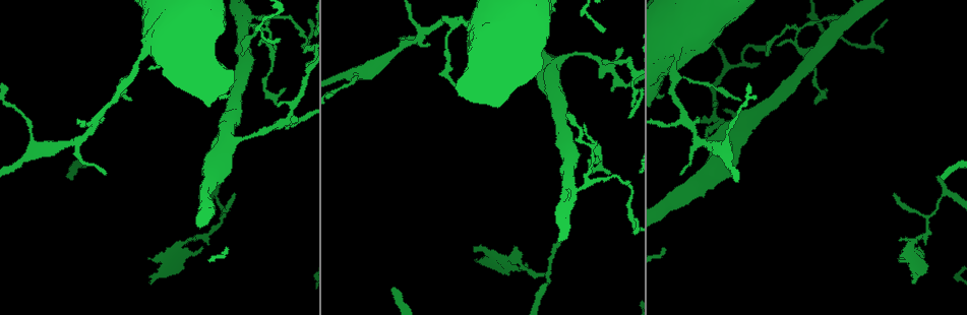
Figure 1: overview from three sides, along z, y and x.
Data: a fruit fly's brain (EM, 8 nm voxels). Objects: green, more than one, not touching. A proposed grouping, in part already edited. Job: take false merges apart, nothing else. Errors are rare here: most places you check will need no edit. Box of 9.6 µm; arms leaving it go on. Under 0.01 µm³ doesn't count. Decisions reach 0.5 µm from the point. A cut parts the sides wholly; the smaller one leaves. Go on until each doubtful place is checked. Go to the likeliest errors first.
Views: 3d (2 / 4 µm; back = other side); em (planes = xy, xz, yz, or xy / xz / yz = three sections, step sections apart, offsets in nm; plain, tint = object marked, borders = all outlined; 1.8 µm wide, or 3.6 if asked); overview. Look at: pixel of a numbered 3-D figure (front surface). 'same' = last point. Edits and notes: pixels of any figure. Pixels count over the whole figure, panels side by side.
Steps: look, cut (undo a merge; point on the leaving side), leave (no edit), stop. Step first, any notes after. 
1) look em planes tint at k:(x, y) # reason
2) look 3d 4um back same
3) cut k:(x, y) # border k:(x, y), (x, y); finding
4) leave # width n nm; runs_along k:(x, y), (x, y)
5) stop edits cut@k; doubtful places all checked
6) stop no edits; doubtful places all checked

look em planes tint at 1:(516, 261) # branch point

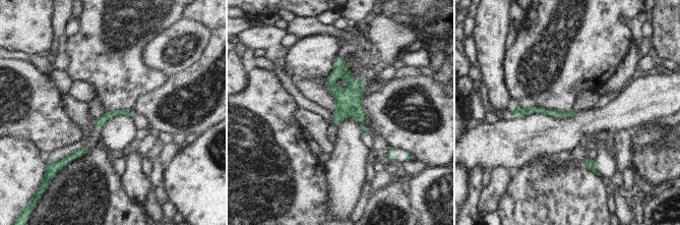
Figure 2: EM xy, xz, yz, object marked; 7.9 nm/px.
leave # runs_along 2:(337, 58), (360, 121); all the same neuron

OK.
look 3d 4um at 1:(594, 145) # three arms meet

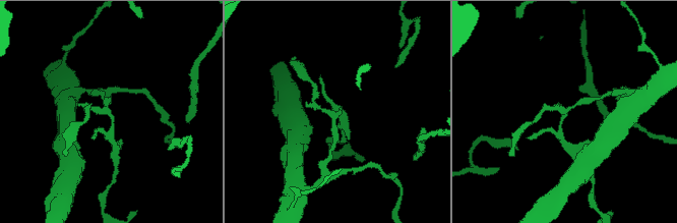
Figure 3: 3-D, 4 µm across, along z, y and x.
look em planes tint at 3:(336, 113) # shape alone is not enough

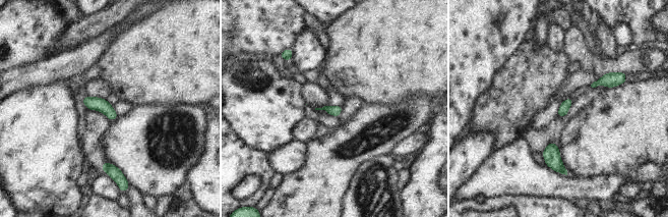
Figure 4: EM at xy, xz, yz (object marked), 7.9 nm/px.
leave # continuous, no second neuron

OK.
look em xy step 16 plain at 1:(611, 66) # three-way junction

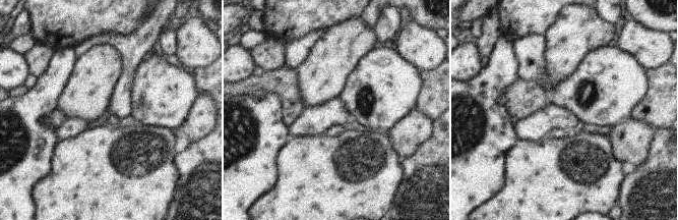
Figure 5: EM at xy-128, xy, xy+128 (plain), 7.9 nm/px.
look em xy step 16 tint same # with the object marked

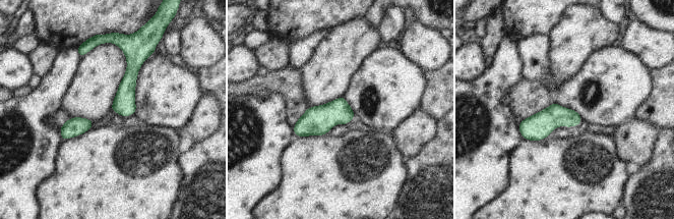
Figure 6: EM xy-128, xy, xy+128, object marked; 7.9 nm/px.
leave # runs_along 6:(133, 56), (123, 113); continuous, no second neuron

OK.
look 3d 4um at 1:(131, 76)

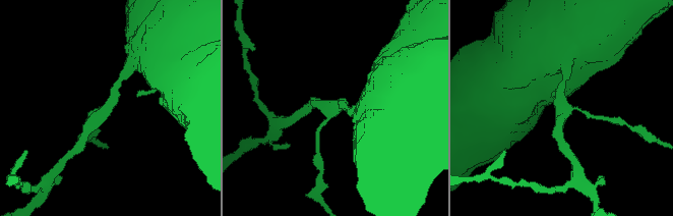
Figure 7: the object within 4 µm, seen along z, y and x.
look em xy step 8 tint at 7:(111, 104) # arms 3

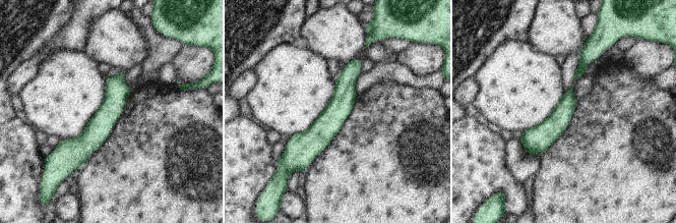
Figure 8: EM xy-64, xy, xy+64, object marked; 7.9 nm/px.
look em planes tint same

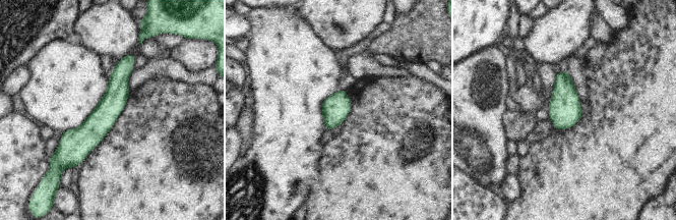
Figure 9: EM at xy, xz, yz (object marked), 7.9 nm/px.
leave # runs_along 9:(132, 56), (111, 106), (64, 148); one neuron here

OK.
look 3d 2um at 1:(490, 259) # closes a loop

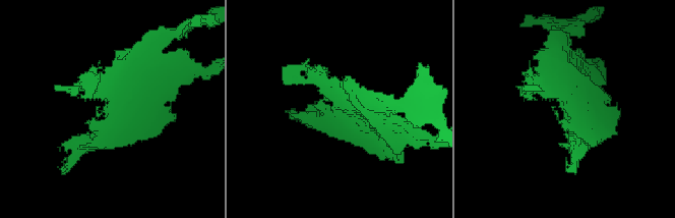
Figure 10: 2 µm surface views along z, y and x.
look em xy step 16 tint at 10:(338, 114) # shape alone is not enough

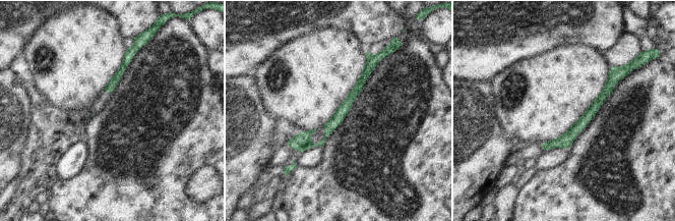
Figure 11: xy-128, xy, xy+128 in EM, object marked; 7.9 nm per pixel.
look em yz step 8 tint same

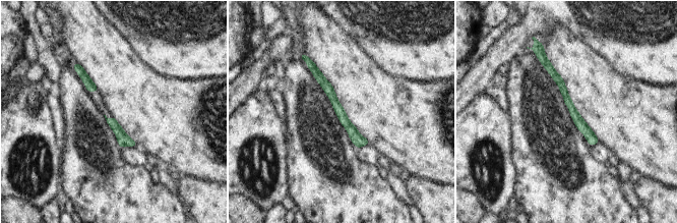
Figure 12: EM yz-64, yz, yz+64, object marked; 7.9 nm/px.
leave # width 80 nm; runs_along 12:(310, 62), (346, 123), (366, 142); continuous, no second neuron

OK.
stop no edits; doubtful places all checked

